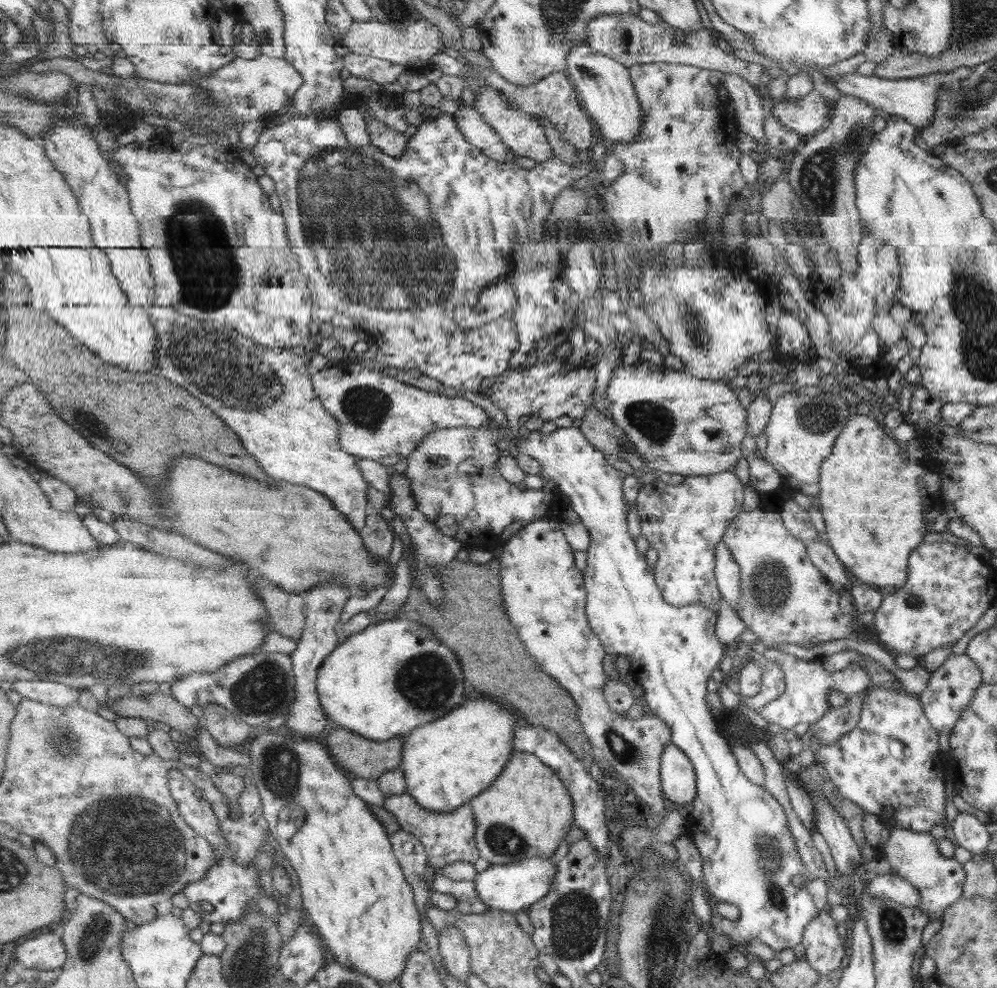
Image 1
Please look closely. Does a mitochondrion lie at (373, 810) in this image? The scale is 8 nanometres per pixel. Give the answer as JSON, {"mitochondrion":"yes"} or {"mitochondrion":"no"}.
{"mitochondrion":"no"}

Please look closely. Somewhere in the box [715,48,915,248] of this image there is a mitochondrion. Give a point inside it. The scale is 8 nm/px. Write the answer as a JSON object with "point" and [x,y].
{"point":[819,179]}

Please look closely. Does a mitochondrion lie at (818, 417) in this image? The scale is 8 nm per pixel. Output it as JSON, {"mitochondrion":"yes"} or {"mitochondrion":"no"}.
{"mitochondrion":"yes"}

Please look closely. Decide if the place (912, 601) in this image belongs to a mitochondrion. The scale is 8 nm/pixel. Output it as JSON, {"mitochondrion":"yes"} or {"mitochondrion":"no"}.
{"mitochondrion":"yes"}

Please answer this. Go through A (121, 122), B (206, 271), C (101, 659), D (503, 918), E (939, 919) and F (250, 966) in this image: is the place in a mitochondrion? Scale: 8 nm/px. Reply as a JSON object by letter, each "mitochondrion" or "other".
{"A":"other","B":"mitochondrion","C":"mitochondrion","D":"other","E":"other","F":"mitochondrion"}

